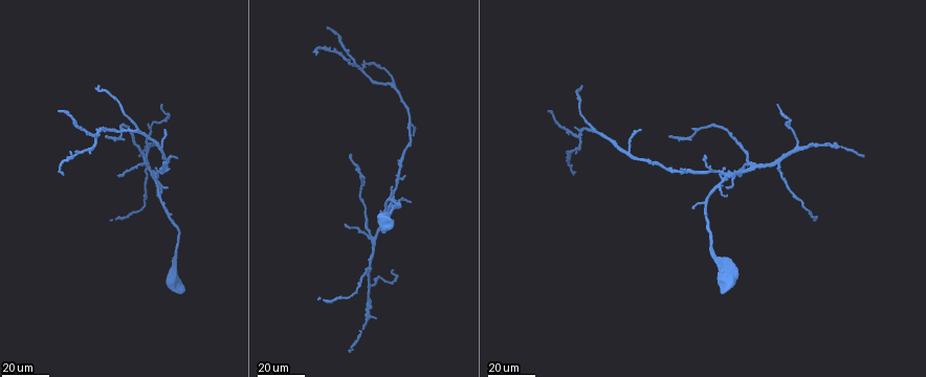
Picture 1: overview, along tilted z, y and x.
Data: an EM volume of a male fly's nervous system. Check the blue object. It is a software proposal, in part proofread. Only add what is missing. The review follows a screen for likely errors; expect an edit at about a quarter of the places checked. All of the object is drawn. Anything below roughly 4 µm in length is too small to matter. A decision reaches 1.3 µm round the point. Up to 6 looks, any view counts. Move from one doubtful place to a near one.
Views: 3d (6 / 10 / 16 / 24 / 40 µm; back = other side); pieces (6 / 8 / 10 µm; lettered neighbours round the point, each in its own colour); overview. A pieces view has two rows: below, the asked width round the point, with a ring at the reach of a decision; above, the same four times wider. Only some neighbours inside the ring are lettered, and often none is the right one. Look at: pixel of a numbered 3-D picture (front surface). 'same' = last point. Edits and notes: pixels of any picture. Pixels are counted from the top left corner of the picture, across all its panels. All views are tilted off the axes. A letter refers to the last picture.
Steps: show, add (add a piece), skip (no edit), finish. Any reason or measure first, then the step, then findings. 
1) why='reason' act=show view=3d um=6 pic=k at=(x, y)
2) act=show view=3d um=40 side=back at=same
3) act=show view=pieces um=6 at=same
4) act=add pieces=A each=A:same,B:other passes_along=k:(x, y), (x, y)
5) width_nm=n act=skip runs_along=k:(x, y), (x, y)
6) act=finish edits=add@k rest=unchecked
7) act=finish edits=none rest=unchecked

why='end of a long branch' act=show view=3d um=40 pic=1 at=(779, 105)

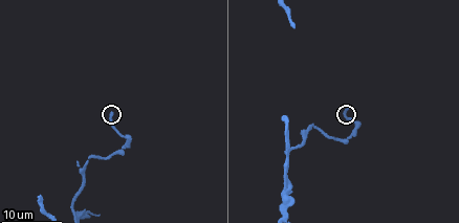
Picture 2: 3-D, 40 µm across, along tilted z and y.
why='see the neighbours' act=show view=pieces um=6 pic=2 at=(347, 110)

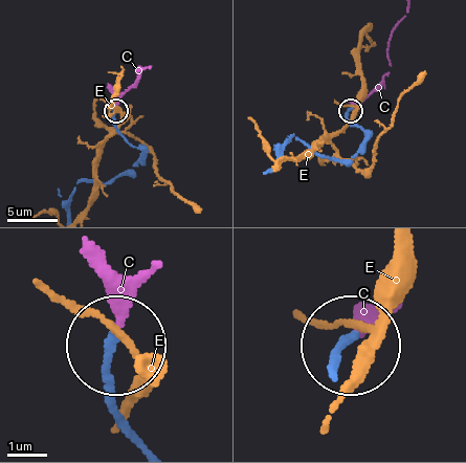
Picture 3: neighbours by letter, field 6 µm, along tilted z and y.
width_nm=160 act=add pieces=C each=C:same,E:other passes_along=3:(137, 436), (105, 358), (146, 279) found='the neuron continues'

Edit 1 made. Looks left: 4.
why='free end' act=show view=3d um=24 pic=1 at=(345, 225)

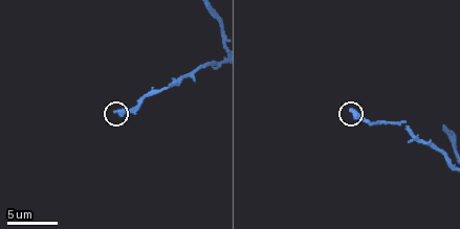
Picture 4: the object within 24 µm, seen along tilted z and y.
why='what lies round it' act=show view=pieces um=8 pic=4 at=(117, 110)

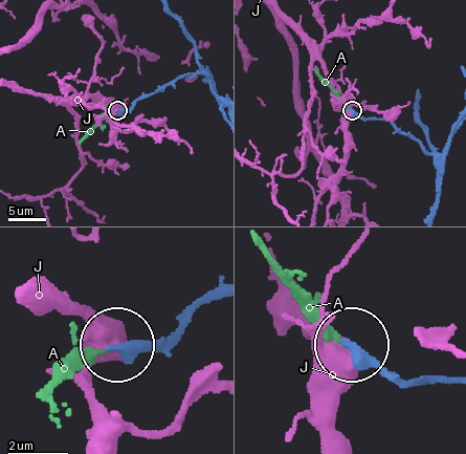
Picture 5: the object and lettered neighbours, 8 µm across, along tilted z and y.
act=add pieces=A each=A:same,J:other passes_along=5:(193, 310), (164, 336), (97, 355), (53, 391) found='it goes on there'

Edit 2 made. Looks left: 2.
act=finish edits=add@3,add@5 rest=unchecked

